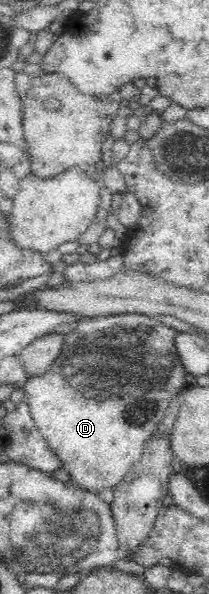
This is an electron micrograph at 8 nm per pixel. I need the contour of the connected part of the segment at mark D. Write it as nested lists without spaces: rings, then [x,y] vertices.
[[[118,314],[84,319],[63,335],[60,355],[51,368],[42,375],[29,376],[22,387],[25,403],[48,448],[61,459],[62,469],[70,474],[72,484],[94,495],[103,489],[113,490],[141,459],[171,400],[180,396],[191,381],[175,346],[177,333],[176,329],[164,326],[158,316]]]

